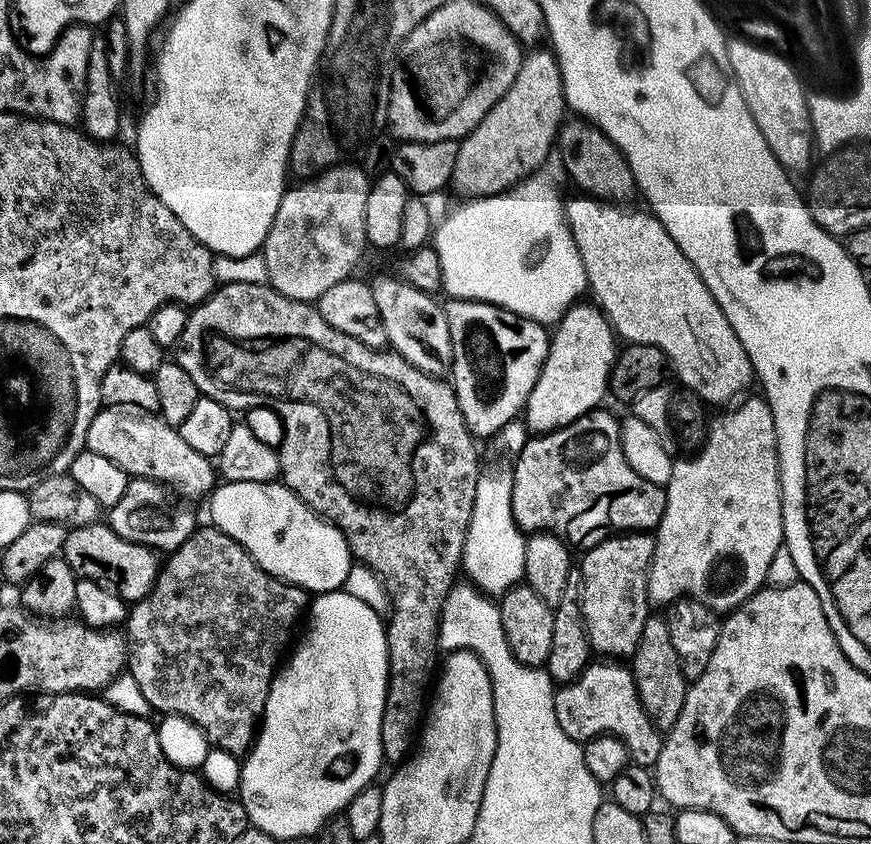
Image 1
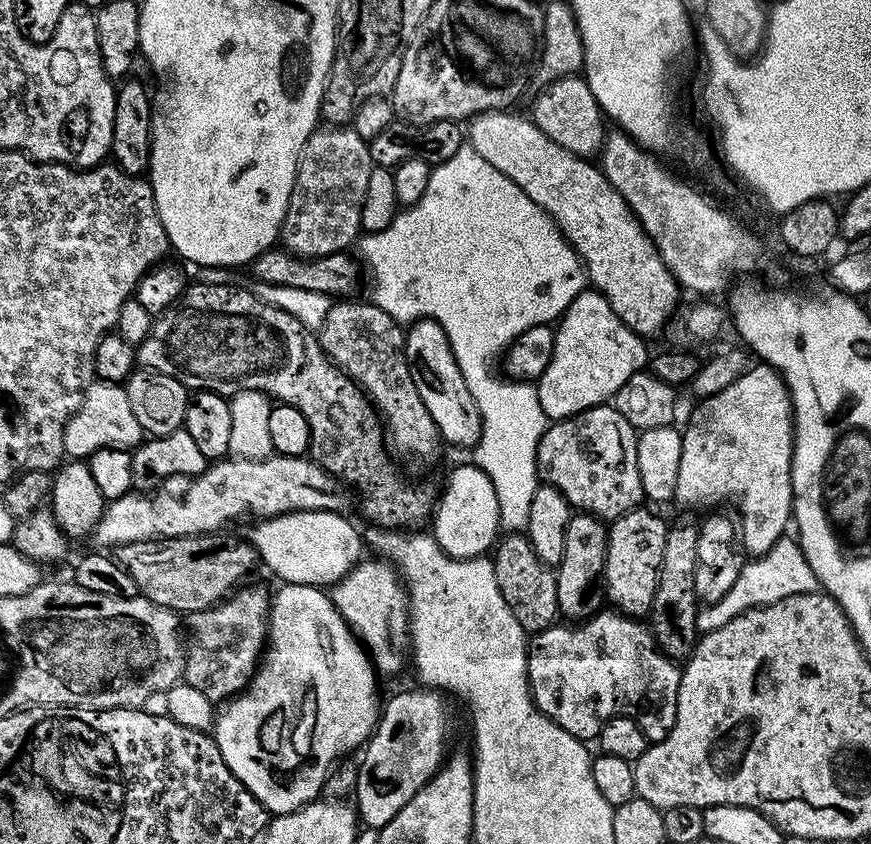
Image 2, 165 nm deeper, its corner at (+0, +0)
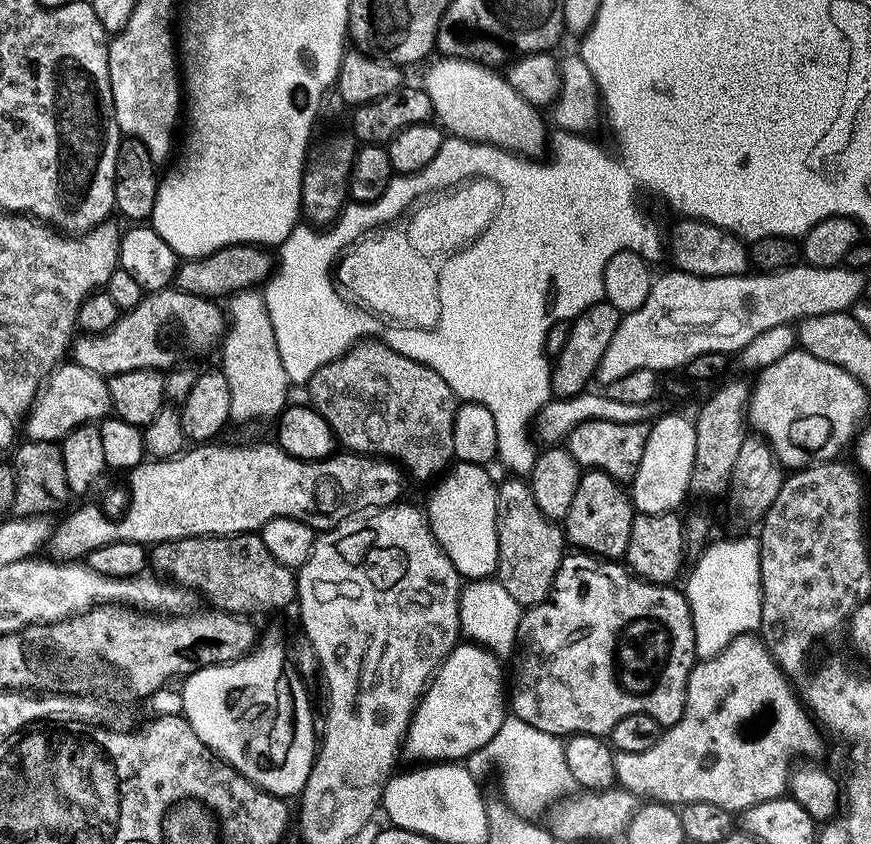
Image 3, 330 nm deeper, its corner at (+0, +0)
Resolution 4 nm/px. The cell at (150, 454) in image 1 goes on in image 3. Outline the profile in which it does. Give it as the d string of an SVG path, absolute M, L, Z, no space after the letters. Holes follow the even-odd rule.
M64 362L44 381L22 428L27 439L59 442L74 429L83 428L86 424L96 424L105 419L109 415L111 406L110 390L105 377L94 374L94 370L86 370L86 366Z

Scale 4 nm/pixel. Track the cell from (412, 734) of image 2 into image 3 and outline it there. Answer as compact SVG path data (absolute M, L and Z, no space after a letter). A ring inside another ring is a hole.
M471 642L457 643L456 647L452 649L451 654L444 659L443 664L440 665L440 669L437 670L435 676L432 677L425 693L420 697L420 703L416 705L416 712L412 716L412 721L408 727L408 733L404 736L404 747L402 749L403 755L409 756L410 759L416 760L412 762L460 762L464 757L472 754L479 753L481 749L490 742L491 738L494 738L494 734L501 729L502 722L507 720L508 717L508 694L506 691L506 678L502 676L502 668L500 666L501 661L499 657L493 655L491 651L485 648L483 645L477 645Z

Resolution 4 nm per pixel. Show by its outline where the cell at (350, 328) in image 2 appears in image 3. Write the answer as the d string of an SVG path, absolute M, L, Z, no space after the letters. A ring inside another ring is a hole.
M383 339L353 343L351 350L308 379L306 391L311 407L326 418L349 452L399 462L416 480L439 477L453 463L458 401L451 386L442 374L398 354Z

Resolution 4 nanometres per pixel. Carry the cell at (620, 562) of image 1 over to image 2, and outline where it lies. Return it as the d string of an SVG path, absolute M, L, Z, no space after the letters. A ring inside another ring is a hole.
M641 506L622 514L607 525L608 545L602 577L602 592L613 609L633 618L647 617L654 602L654 590L658 586L658 570L662 566L662 554L666 551L666 534L669 521L664 521L648 506Z

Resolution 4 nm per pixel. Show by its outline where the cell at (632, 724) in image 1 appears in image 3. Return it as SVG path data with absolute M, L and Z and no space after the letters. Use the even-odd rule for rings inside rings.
M579 550L569 551L562 558L562 562L558 566L558 574L554 574L554 582L550 594L542 602L538 602L532 608L523 609L520 621L518 622L518 634L516 635L516 646L514 649L514 661L516 660L516 673L510 676L510 712L511 715L517 716L522 722L530 722L530 726L534 726L534 730L542 730L546 734L554 734L561 738L570 736L577 736L578 734L590 734L591 736L607 737L613 730L614 726L618 726L618 722L622 722L622 718L626 718L626 714L650 714L650 718L654 718L662 726L671 726L678 723L684 713L684 703L686 702L686 682L690 678L690 670L698 662L698 657L695 652L695 632L694 622L691 618L691 608L688 605L688 600L685 593L676 586L669 586L666 584L651 584L648 580L643 580L637 576L631 568L625 566L620 562L613 562L598 556L592 556L589 552L581 552Z

